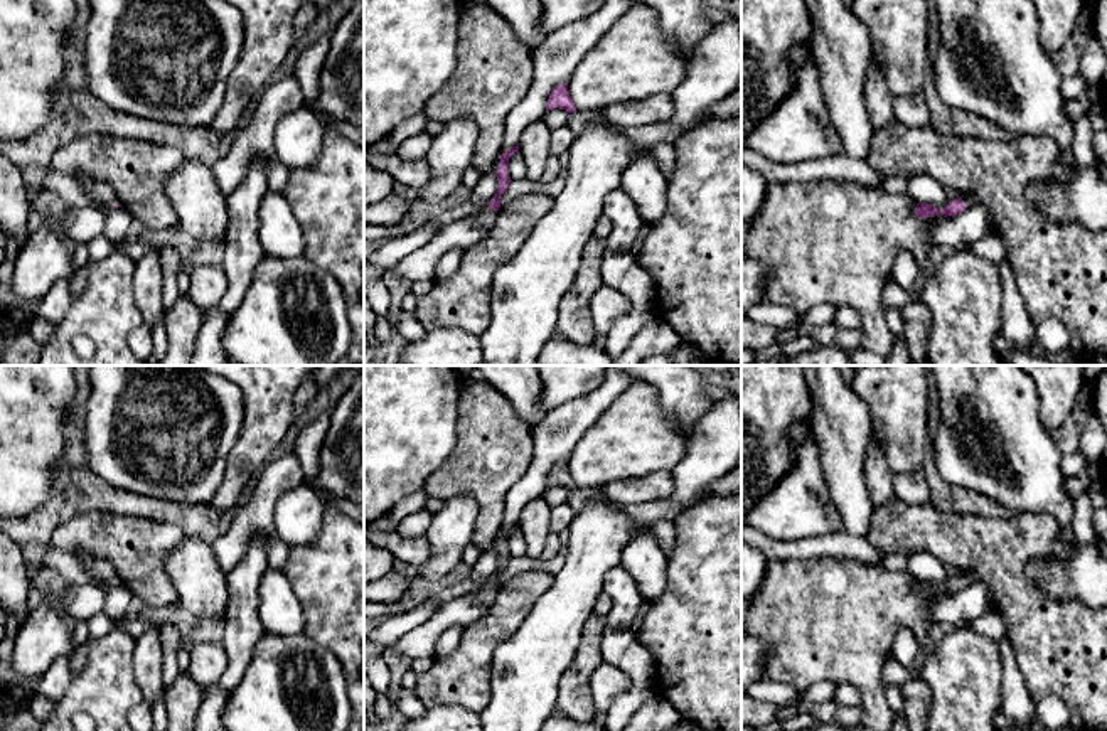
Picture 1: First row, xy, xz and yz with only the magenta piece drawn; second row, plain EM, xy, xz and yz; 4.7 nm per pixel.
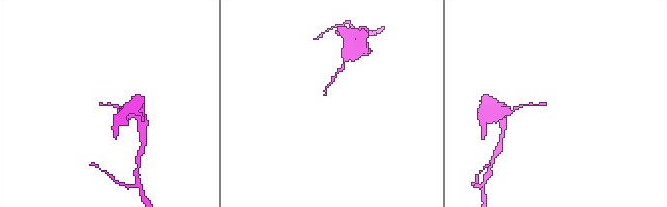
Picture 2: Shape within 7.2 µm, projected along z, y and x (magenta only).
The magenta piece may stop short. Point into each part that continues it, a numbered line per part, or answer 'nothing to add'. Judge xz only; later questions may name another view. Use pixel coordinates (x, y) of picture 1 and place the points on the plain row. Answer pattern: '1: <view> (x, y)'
1: xz (486, 593)

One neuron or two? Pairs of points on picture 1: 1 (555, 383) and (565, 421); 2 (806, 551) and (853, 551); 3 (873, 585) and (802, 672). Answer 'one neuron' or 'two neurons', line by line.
1: two neurons
2: one neuron
3: one neuron

